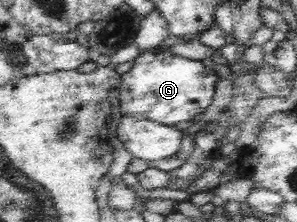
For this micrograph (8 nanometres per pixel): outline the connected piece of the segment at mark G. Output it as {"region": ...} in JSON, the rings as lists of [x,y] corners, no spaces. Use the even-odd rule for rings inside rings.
{"region":[[[169,48],[149,50],[133,60],[133,66],[123,76],[119,91],[121,114],[149,119],[167,126],[192,120],[205,112],[216,92],[217,74],[203,62],[189,60],[171,53]]]}

